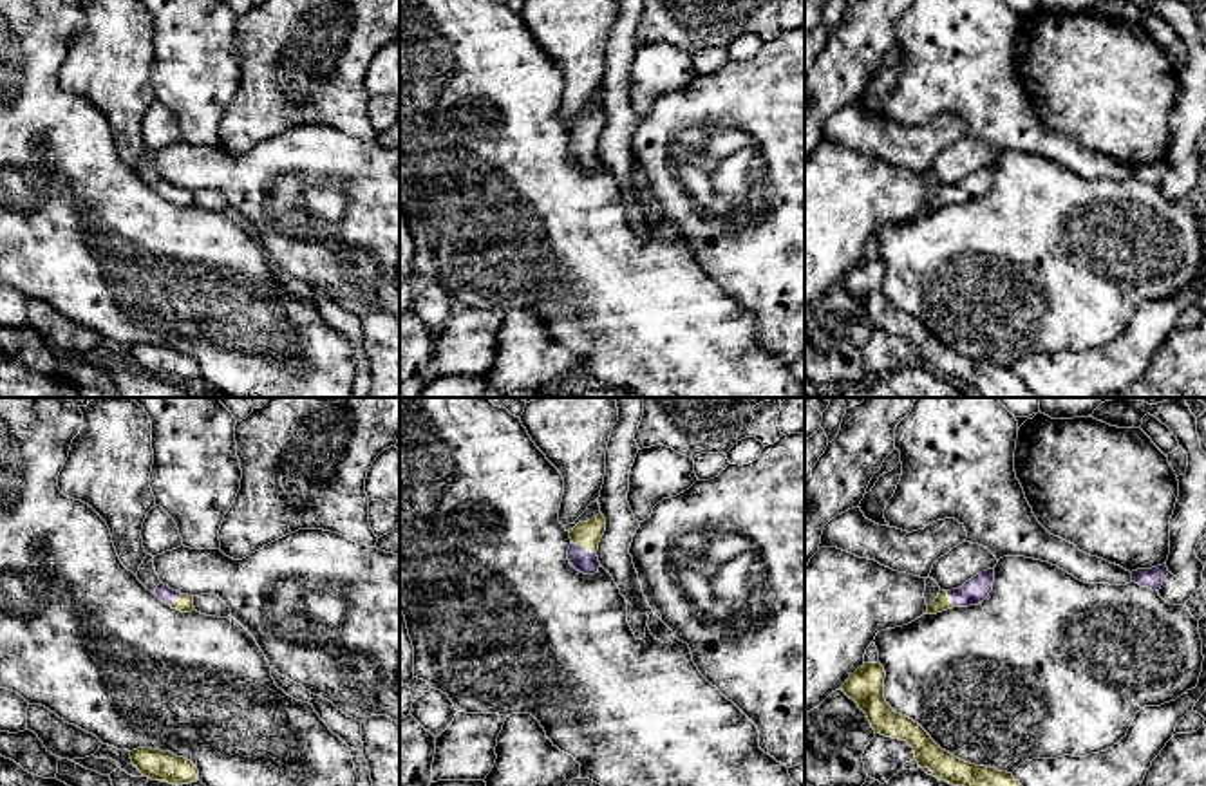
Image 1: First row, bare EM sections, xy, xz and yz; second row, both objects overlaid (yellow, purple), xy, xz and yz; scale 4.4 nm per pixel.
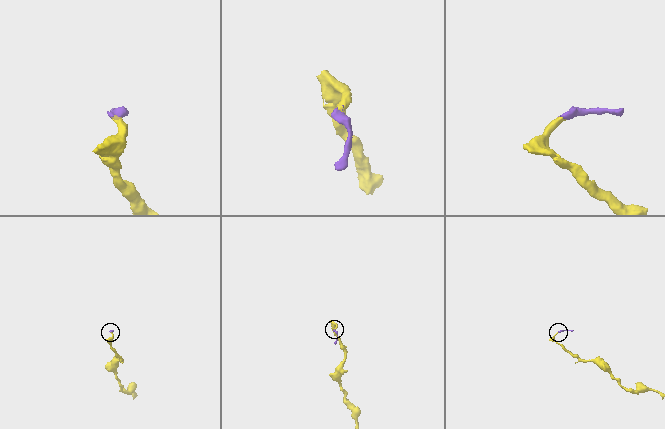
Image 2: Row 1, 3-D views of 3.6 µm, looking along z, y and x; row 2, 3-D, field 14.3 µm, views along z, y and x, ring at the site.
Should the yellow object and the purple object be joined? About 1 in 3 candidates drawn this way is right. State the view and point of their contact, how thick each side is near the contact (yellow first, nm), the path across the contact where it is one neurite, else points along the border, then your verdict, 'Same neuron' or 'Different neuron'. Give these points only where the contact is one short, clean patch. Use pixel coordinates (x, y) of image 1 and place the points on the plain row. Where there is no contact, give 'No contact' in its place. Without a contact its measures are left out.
Touches yellow at xz (584, 141). Thickness 120 nm (yellow) against 100 nm. Path across: xz (588, 130), (584, 141), (581, 154). Same neuron

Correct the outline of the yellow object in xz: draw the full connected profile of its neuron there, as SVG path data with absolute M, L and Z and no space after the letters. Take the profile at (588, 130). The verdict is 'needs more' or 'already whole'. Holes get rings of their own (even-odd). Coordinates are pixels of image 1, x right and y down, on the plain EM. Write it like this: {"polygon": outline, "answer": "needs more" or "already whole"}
{"polygon": "M602 108L588 117L579 117L573 123L573 126L570 128L571 141L568 145L568 155L577 166L584 170L598 168L600 157L597 146L604 126L606 114Z", "answer": "needs more"}

